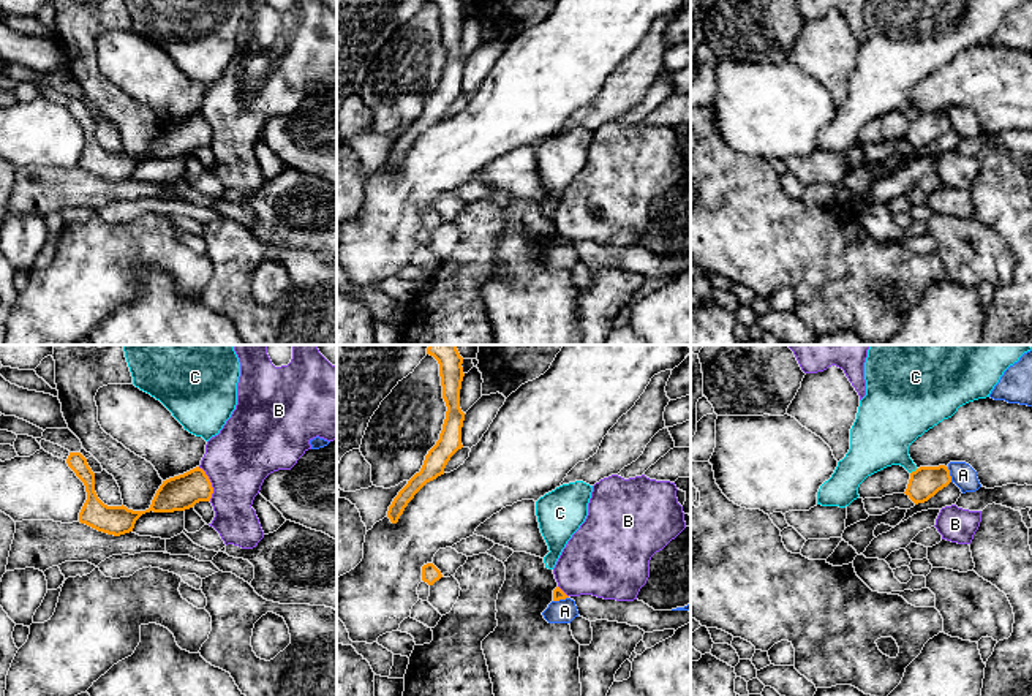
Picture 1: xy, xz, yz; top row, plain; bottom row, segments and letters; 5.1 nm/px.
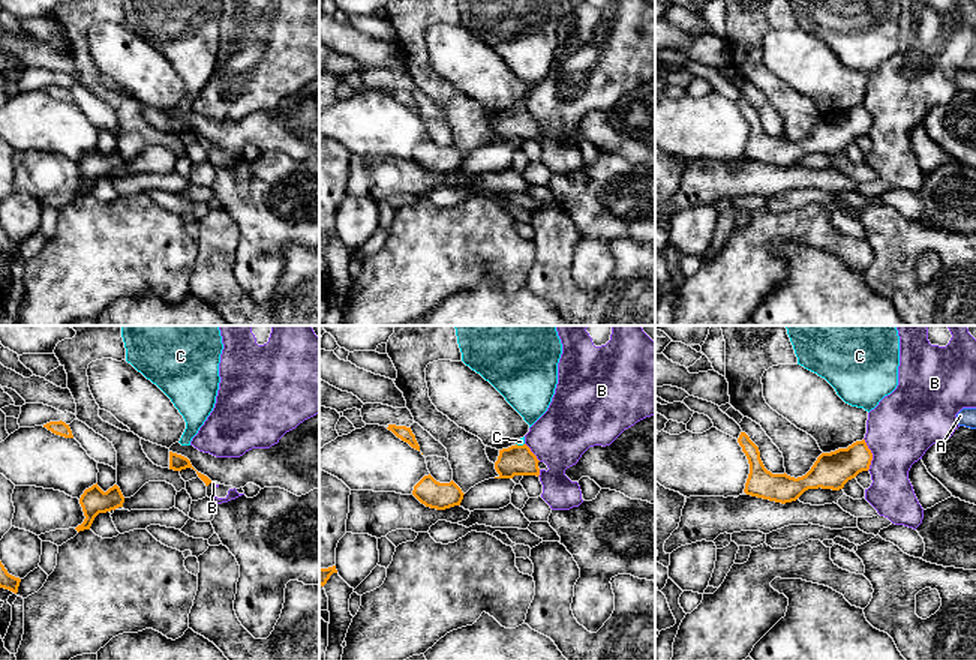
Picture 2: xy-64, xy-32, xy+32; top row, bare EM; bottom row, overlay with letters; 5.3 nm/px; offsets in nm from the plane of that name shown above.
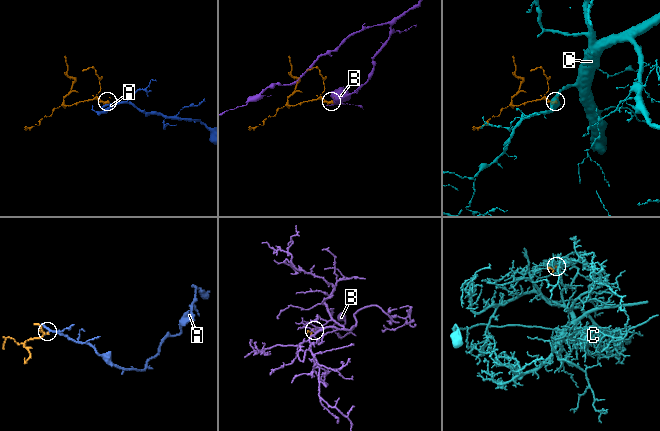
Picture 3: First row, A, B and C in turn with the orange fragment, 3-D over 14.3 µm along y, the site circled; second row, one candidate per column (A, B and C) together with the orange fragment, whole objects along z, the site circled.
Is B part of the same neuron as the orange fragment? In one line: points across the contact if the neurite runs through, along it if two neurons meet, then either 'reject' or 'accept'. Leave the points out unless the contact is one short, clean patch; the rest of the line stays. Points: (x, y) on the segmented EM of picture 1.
border xy (198, 467), (210, 483), (210, 500); reject

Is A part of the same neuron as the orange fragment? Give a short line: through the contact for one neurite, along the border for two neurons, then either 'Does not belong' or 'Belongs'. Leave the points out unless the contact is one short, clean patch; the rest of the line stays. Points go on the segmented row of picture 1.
Line: yz (947, 467), (952, 481). Does not belong

